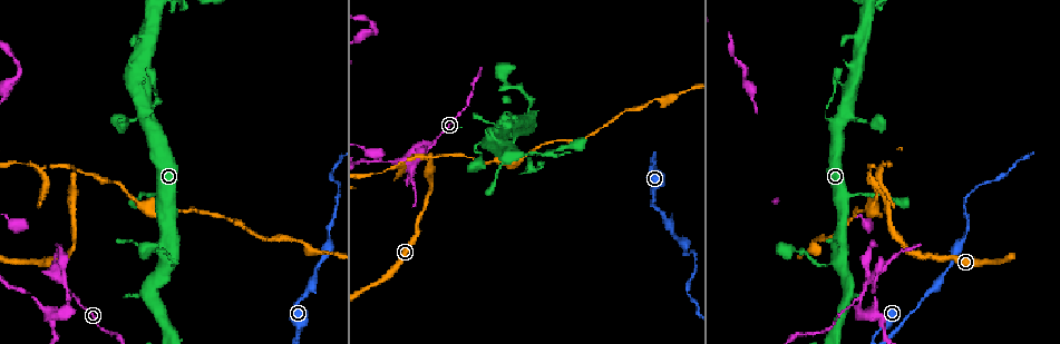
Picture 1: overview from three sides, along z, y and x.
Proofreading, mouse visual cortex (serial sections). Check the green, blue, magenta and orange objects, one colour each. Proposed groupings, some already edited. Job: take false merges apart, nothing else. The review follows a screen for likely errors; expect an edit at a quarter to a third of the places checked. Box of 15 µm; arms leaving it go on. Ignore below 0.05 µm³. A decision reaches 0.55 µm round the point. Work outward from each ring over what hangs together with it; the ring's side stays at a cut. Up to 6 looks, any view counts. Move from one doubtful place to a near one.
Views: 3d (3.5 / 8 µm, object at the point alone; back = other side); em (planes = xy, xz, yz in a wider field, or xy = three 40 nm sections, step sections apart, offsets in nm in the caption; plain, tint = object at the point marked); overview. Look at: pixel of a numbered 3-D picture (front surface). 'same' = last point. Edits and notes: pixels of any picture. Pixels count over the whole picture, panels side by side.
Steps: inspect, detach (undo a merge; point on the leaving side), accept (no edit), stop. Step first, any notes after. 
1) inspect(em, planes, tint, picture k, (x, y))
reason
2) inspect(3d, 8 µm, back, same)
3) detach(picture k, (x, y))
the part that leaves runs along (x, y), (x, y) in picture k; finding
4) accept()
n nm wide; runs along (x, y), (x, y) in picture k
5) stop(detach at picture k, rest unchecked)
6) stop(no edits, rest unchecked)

inspect(3d, 3.5 µm, picture 1, (656, 162))
calibre changes

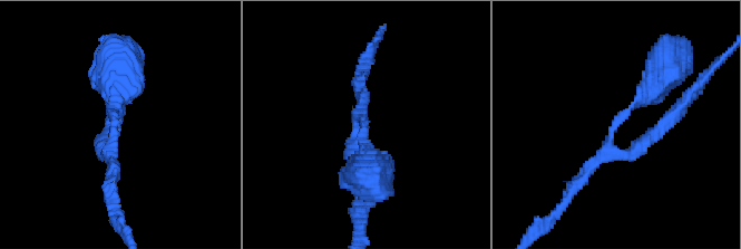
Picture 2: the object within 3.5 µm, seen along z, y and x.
inspect(em, xy, step 1, tint, picture 2, (114, 113))
arms of 150, 500 nm

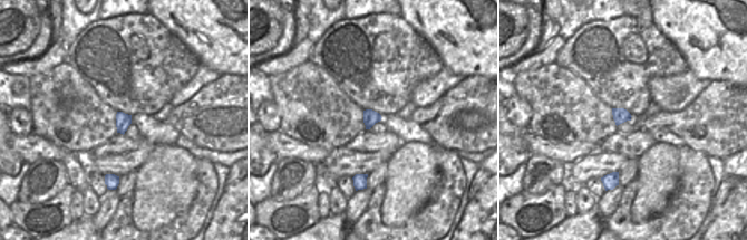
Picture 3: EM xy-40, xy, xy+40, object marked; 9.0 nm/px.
accept()
runs along (666, 60), (612, 125), (612, 152), (641, 145) in picture 2; all the same cell

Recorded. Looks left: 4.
inspect(3d, 3.5 µm, picture 1, (859, 193))
narrows sharply

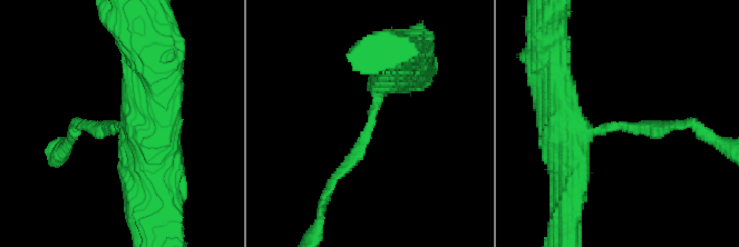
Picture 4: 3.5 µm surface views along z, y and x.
inspect(em, xy, step 5, tint, picture 4, (367, 123))

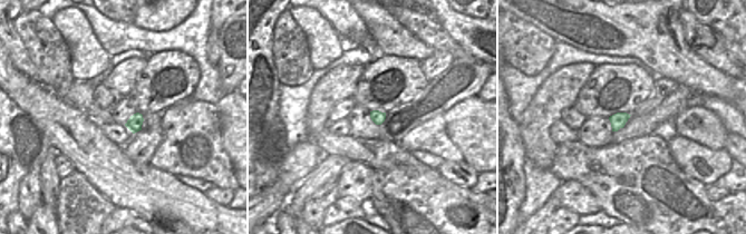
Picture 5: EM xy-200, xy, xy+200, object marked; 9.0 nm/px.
accept()
arms of 150, 450 nm; runs along (402, 63), (331, 184) in picture 4; continuous, no second cell

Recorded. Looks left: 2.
inspect(3d, 3.5 µm, picture 1, (73, 296))
side arm on a straight run

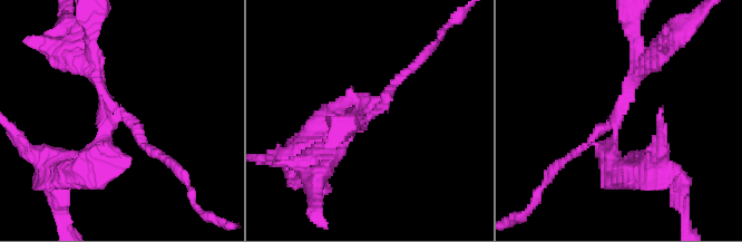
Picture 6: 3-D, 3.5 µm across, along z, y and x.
inspect(em, xy, step 1, tint, picture 6, (375, 112))
3 arms; arms of 100, 150, 300 nm

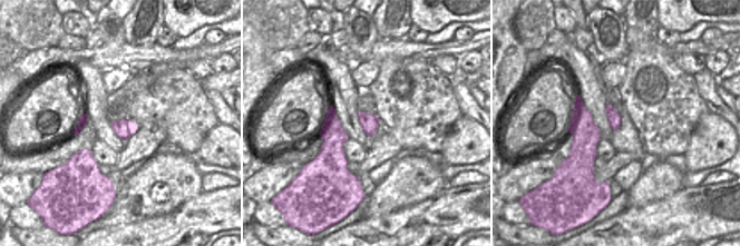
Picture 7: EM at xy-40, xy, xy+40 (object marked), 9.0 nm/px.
detach(picture 6, (328, 126))
the part that leaves runs along (361, 114), (348, 106), (300, 146) in picture 6; two cells meet here

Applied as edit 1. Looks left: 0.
stop(detach at picture 6, rest unchecked)

